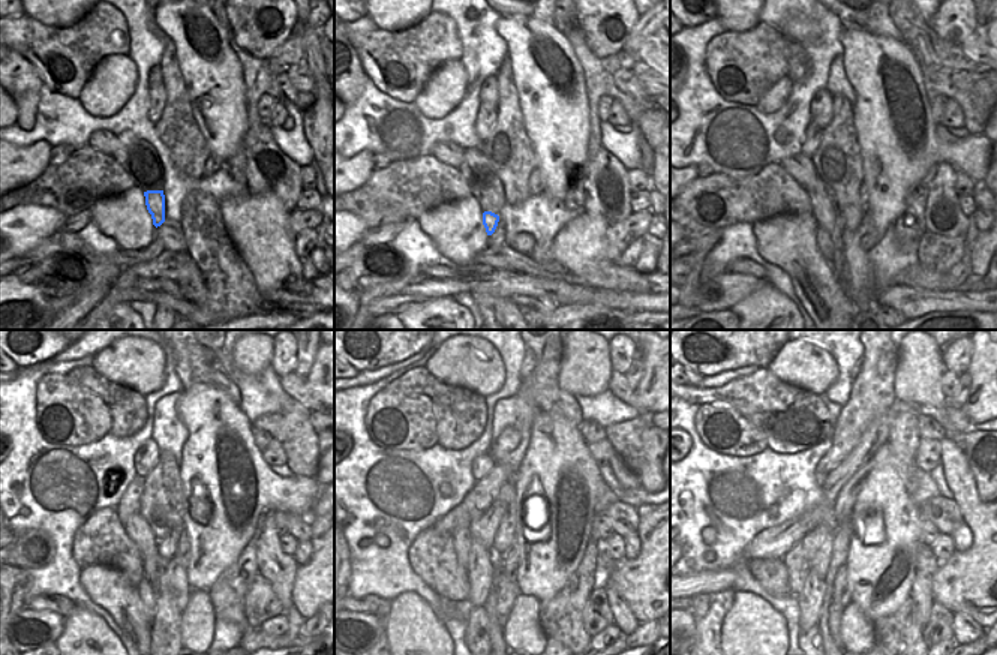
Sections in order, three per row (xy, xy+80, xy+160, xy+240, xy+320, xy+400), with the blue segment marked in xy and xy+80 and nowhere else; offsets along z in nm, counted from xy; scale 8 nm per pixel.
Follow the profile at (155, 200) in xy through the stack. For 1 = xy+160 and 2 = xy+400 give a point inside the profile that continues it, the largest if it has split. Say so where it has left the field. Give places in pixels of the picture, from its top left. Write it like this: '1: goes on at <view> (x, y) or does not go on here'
1: goes on at xy+160 (825, 245)
2: goes on at xy+400 (814, 634)

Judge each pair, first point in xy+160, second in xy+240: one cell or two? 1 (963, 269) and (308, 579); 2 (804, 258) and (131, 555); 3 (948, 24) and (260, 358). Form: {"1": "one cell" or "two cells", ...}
{"1": "two cells", "2": "two cells", "3": "two cells"}

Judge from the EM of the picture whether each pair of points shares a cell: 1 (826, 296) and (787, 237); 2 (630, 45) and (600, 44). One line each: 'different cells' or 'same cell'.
1: same cell
2: different cells

